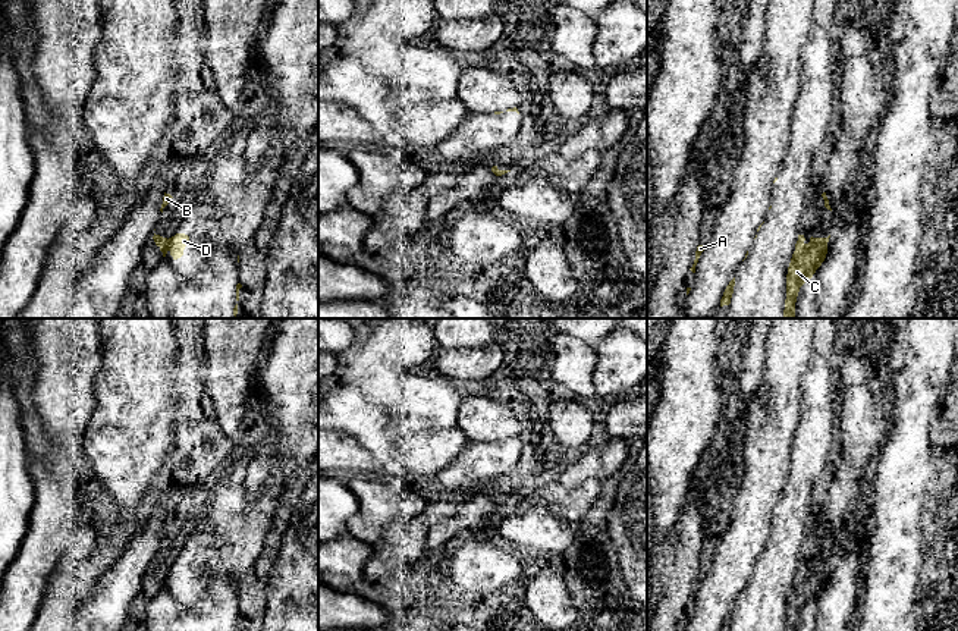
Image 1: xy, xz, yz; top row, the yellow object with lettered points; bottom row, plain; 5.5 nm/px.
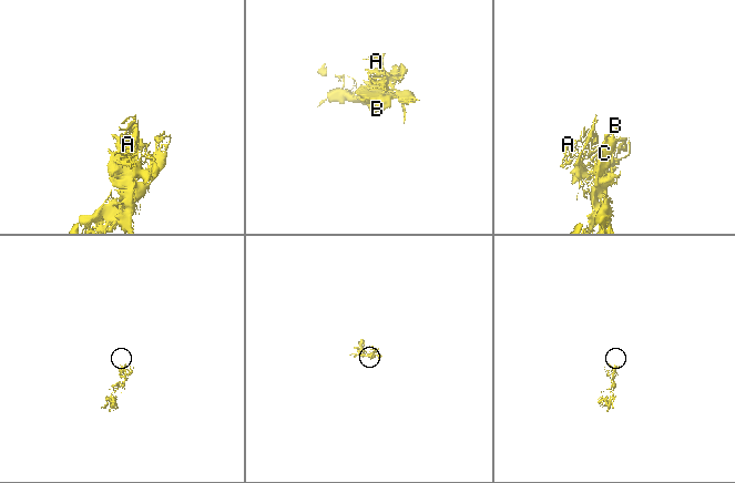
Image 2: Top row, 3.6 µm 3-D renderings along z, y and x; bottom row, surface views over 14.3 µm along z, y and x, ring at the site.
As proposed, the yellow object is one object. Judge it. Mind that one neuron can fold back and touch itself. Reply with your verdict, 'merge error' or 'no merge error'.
no merge error

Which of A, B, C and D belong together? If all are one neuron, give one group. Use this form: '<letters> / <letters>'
A B C D

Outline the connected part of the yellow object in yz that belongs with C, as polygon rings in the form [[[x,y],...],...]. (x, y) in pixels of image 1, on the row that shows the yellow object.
[[[798,235],[798,241],[792,251],[792,260],[786,270],[786,298],[783,302],[783,318],[795,318],[795,304],[802,282],[811,282],[816,270],[822,267],[827,257],[829,238],[810,238],[811,245],[802,249],[804,235]]]

